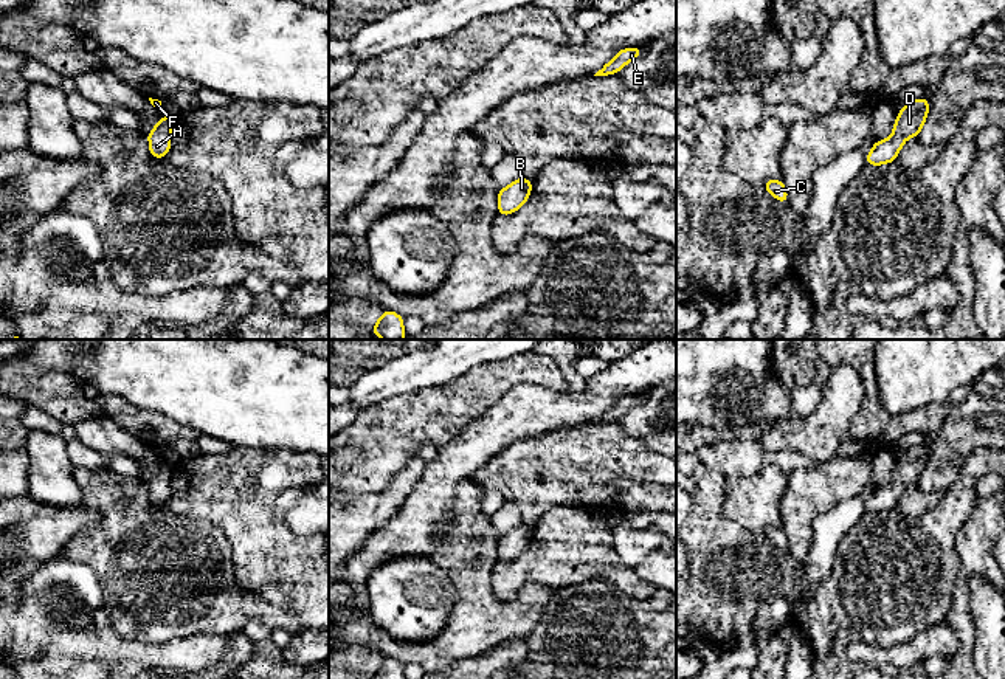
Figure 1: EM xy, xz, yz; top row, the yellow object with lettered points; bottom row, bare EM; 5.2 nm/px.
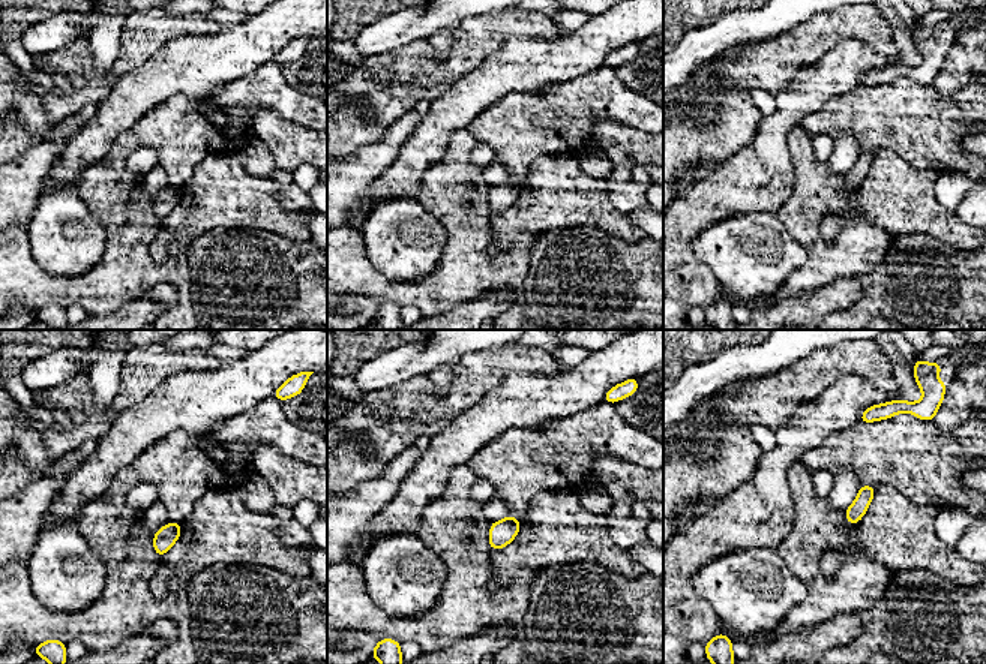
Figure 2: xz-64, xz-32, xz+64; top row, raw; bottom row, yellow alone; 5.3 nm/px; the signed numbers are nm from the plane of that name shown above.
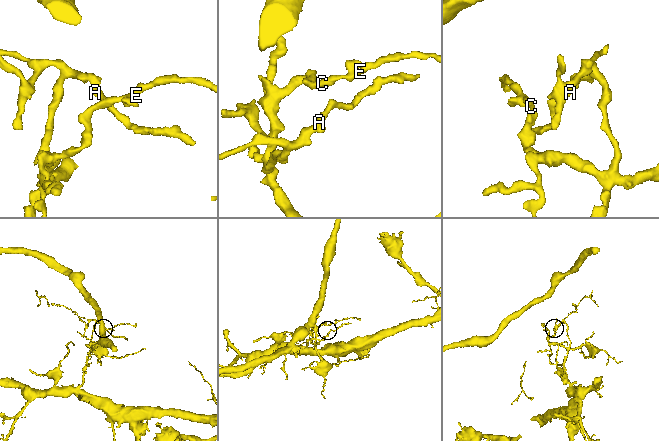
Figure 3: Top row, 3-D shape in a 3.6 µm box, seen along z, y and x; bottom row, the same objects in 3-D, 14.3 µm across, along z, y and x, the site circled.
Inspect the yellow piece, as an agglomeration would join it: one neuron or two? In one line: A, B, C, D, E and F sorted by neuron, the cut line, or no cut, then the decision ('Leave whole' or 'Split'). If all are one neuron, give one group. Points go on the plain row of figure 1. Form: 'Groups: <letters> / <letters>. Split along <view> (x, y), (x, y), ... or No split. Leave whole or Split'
Groups: A B C D E F. No split. Leave whole

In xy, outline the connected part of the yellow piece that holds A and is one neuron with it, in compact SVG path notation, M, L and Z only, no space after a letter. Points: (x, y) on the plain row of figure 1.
M168 462L157 468L157 473L146 482L149 488L149 501L152 505L164 505L172 495L171 481L174 464Z

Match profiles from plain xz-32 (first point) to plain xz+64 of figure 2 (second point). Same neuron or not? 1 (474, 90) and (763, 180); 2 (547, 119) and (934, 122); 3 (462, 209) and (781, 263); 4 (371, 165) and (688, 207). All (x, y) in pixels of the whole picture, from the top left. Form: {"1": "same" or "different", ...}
{"1": "same", "2": "same", "3": "different", "4": "different"}

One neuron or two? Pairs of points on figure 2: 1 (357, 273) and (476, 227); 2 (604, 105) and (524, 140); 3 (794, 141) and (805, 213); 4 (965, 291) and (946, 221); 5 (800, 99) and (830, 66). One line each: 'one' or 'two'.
1: one
2: one
3: one
4: two
5: one

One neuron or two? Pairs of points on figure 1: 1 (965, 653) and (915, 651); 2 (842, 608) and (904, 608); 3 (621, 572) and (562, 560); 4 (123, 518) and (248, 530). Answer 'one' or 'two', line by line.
1: two
2: one
3: one
4: two

